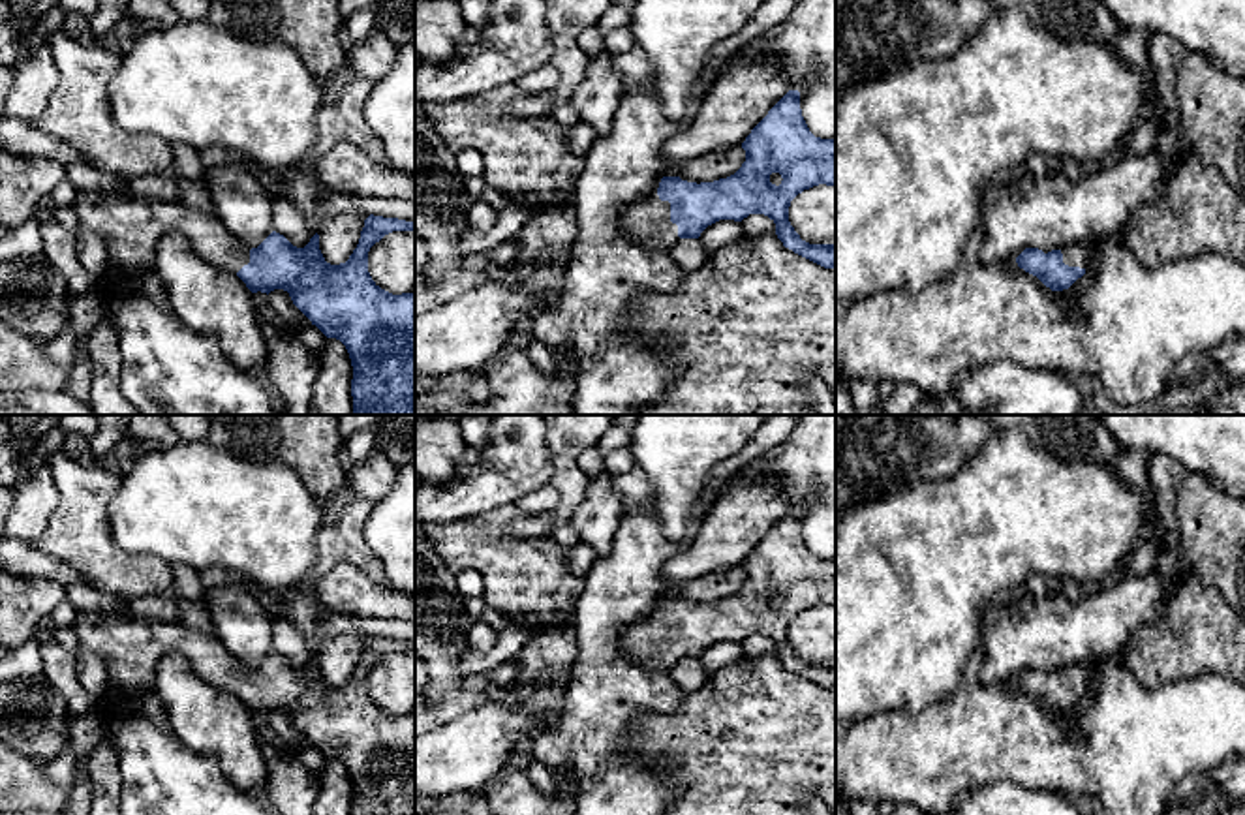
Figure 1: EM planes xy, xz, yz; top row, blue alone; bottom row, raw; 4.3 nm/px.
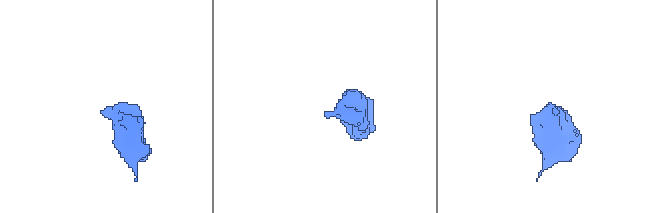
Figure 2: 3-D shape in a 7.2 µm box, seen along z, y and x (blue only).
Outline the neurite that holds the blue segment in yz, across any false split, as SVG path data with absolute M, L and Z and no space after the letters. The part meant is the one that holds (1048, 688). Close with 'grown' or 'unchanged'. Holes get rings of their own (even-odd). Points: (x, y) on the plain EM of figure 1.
M1068 663L1052 672L1025 669L1016 678L1016 684L1025 693L1037 697L1052 712L1063 712L1085 695L1089 670L1082 663Z; grown

